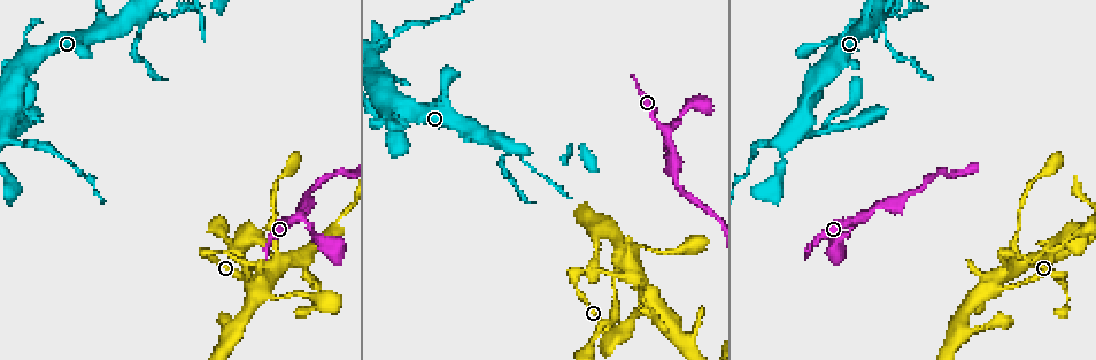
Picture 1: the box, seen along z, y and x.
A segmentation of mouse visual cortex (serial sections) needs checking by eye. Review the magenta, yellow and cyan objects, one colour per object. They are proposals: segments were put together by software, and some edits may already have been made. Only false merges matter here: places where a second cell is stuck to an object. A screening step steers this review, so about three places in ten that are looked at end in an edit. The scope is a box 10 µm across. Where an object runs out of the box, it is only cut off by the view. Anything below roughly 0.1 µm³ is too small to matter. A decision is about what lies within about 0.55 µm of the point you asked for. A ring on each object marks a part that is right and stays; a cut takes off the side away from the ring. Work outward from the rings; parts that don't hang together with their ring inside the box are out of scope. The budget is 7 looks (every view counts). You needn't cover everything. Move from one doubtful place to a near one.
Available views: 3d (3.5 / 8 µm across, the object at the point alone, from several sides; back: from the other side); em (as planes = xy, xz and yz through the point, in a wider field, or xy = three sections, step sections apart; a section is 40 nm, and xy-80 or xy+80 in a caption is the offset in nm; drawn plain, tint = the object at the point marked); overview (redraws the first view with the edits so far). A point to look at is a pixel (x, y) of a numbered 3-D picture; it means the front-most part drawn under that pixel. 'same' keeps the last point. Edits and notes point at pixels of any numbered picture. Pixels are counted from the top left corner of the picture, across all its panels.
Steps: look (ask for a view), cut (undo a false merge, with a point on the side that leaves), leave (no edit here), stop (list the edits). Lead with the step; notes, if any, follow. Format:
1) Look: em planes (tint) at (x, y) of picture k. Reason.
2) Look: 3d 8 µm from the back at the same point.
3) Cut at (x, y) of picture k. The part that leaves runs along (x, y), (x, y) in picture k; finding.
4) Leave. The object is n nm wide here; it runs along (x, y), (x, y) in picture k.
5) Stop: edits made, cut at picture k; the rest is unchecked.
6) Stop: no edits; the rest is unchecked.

Look: 3d 3.5 µm from the back at (846, 235) of picture 1. Thick turns thin.

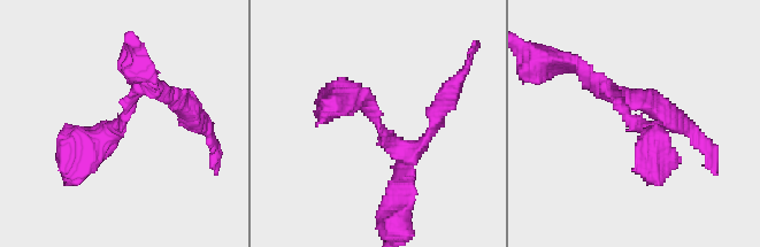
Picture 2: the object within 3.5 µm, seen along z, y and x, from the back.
Look: em xy step 1 (tint) at (635, 120) of picture 2. The arms are 200, 400 nm wide; need the tissue.

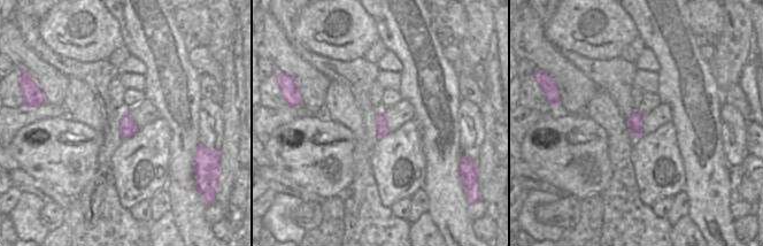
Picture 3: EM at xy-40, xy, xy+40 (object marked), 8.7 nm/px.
Look: em xy step 5 (tint) at the same point. Another direction.

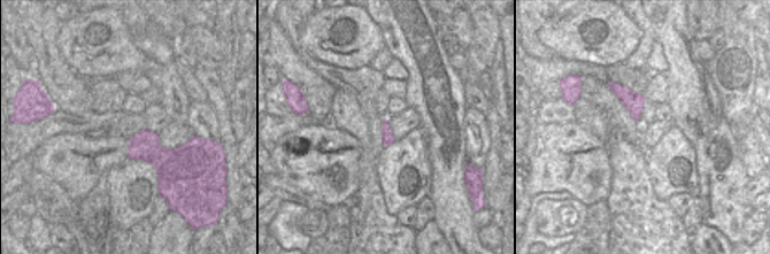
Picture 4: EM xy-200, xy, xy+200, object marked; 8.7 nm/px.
Leave. The object is 110 nm wide here; it runs along (166, 90), (137, 90), (120, 125), (70, 163) in picture 2; all the same cell.

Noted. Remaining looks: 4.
Look: 3d 3.5 µm at (268, 294) of picture 1. Abrupt turn.

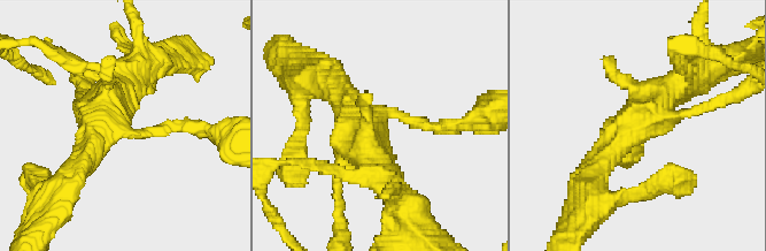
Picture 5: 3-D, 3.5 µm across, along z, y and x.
Look: em xy step 1 (tint) at (378, 116) of picture 5. Now the EM.

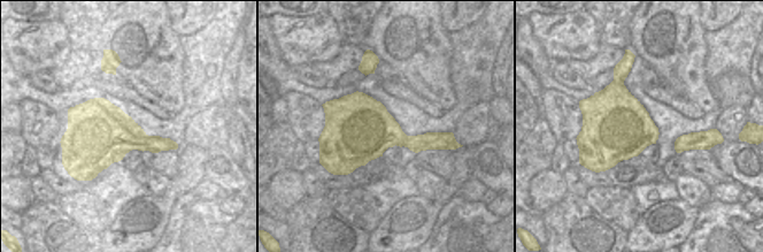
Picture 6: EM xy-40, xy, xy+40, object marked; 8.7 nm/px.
Leave. It runs along (686, 70), (618, 141), (592, 180) in picture 5; one cell here.

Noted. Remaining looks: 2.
Look: 3d 3.5 µm at (653, 306) of picture 1. Abrupt turn.

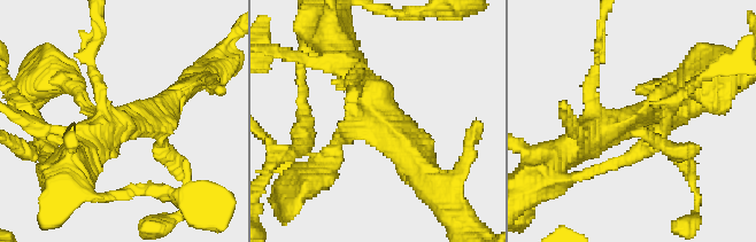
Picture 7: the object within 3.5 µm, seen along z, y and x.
Look: em xy step 5 (tint) at (636, 120) of picture 7. Need the tissue.

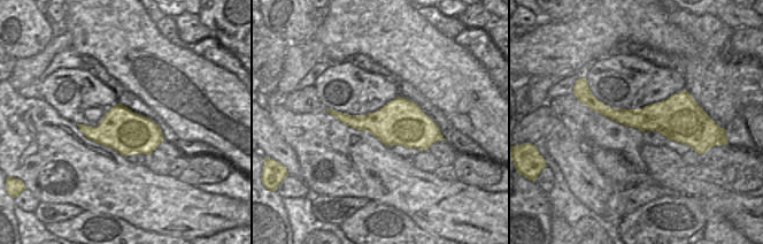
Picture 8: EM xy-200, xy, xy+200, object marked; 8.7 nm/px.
Leave. It runs along (587, 101), (627, 117), (694, 122) in picture 8; one cell here.

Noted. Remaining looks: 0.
Stop: no edits; the rest is unchecked.

